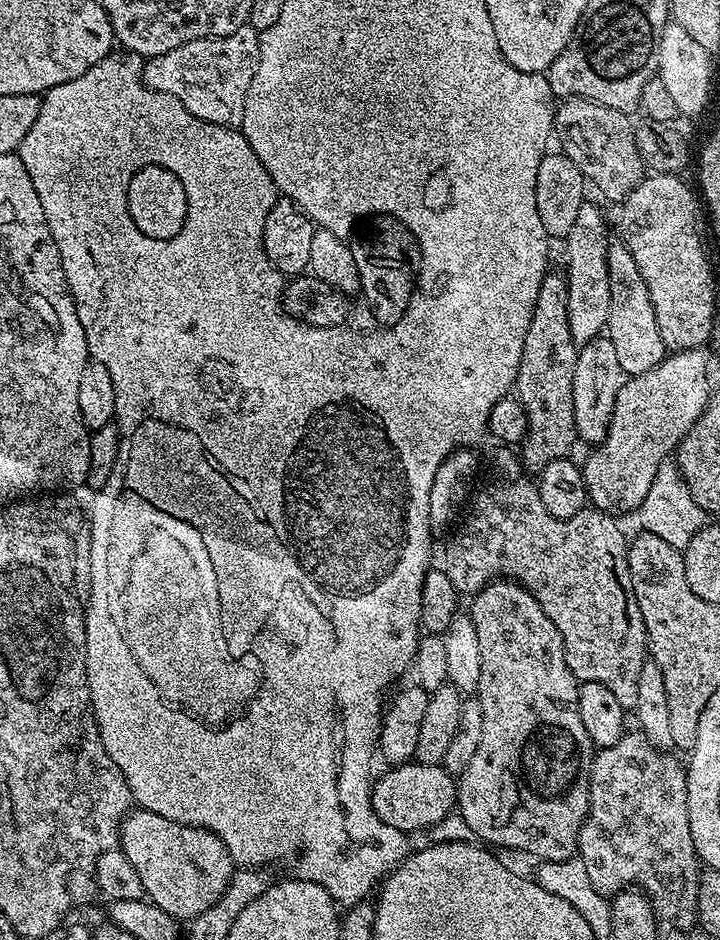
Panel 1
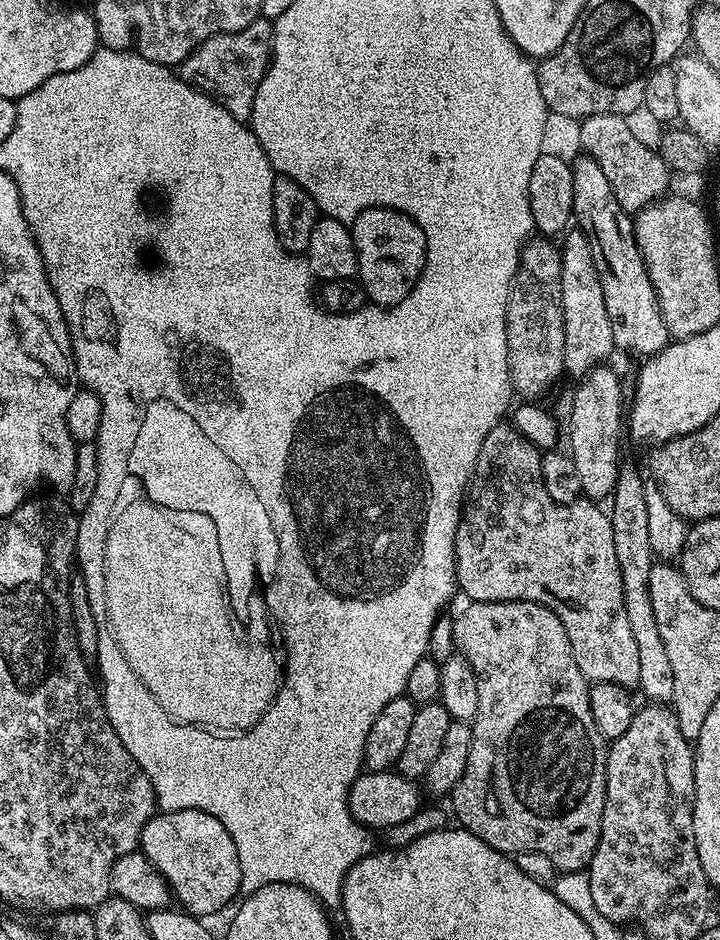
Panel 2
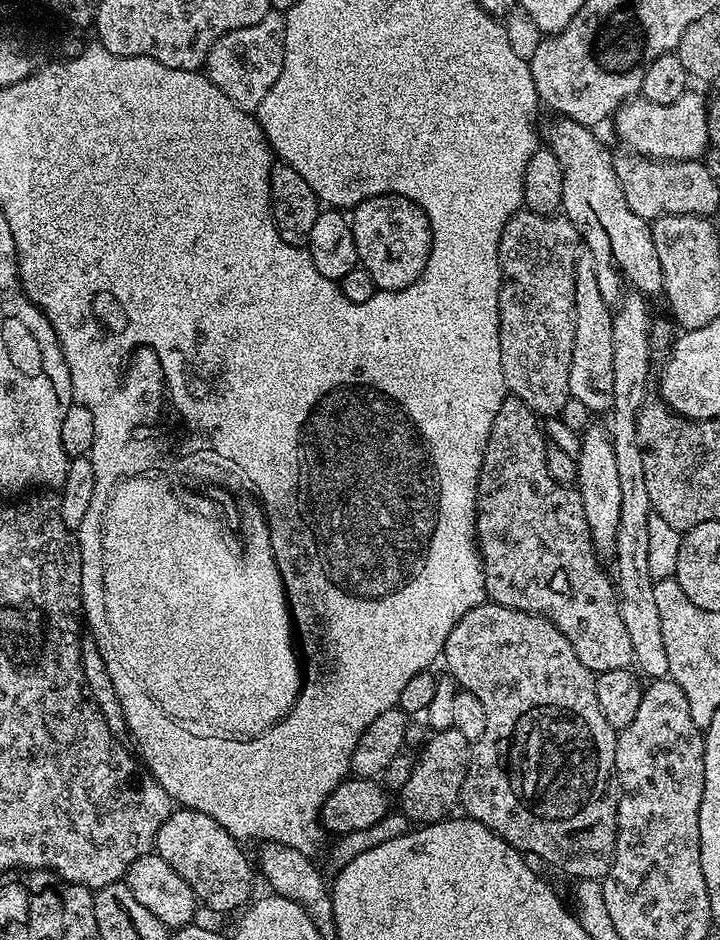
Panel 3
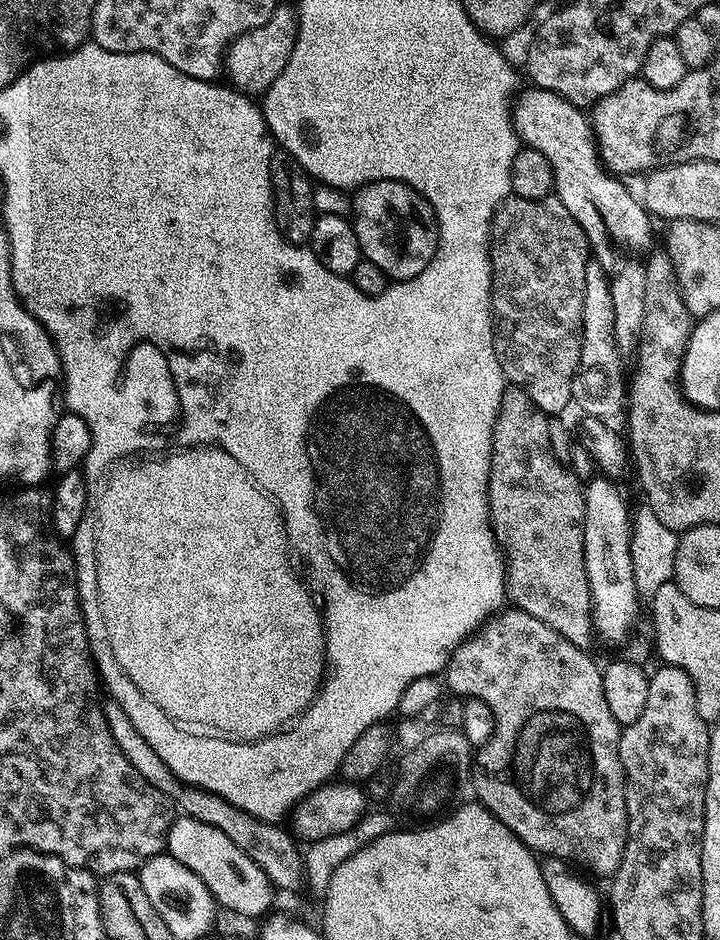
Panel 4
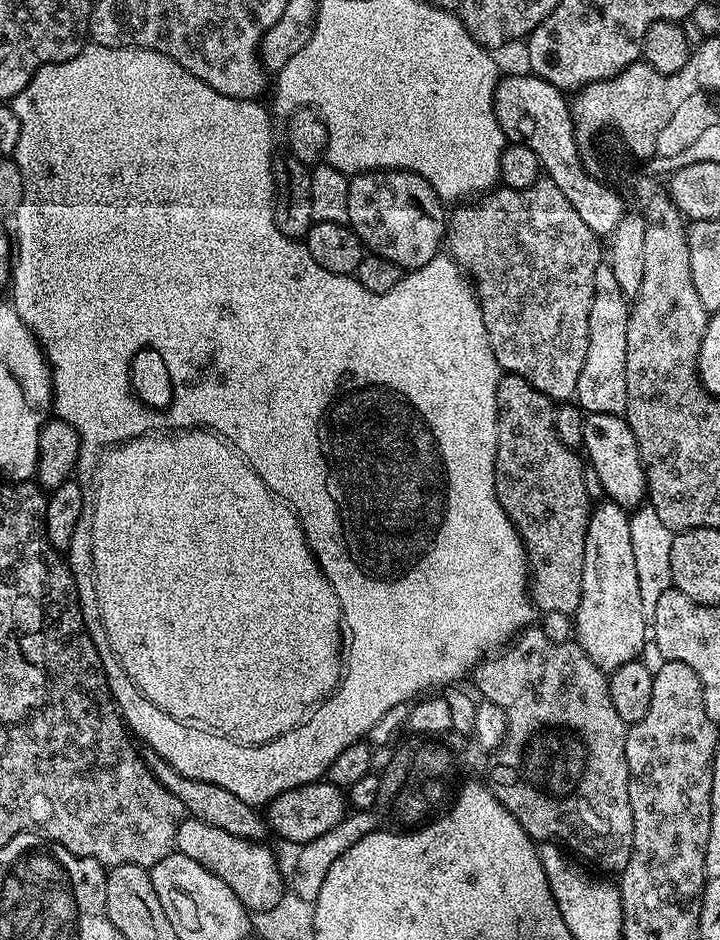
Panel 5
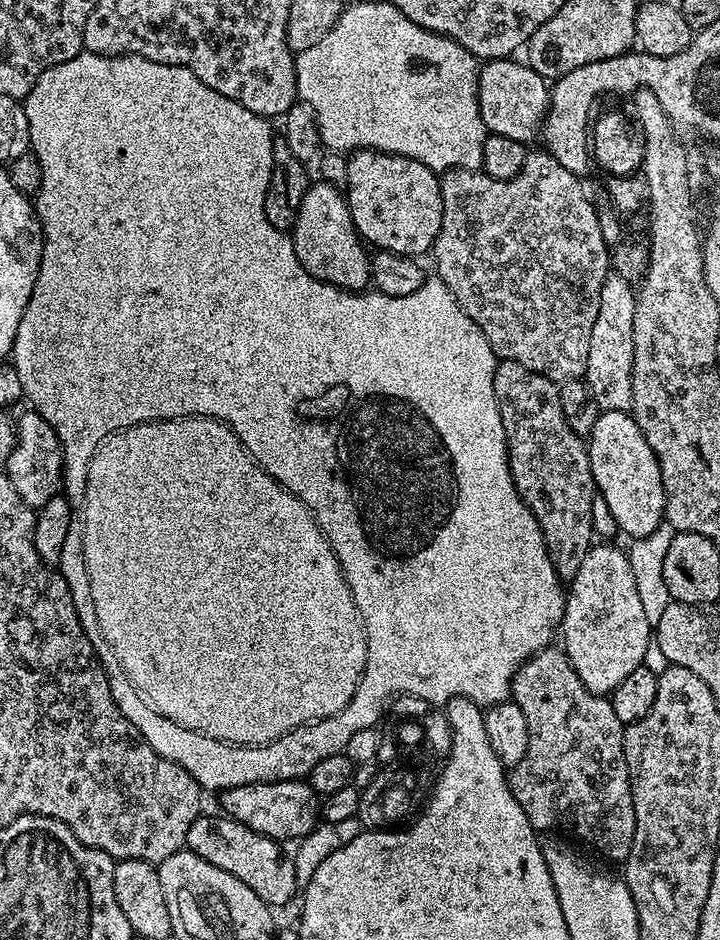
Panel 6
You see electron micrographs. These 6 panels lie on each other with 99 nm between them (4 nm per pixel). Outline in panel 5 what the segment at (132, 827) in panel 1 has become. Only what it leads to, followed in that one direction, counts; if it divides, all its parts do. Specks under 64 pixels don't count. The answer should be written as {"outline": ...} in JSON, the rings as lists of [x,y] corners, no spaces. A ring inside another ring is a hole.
{"outline":[[[186,818],[176,831],[175,851],[181,852],[186,858],[194,858],[198,866],[222,878],[222,882],[234,890],[249,913],[255,914],[273,909],[286,891],[285,873],[284,876],[280,873],[280,864],[266,845],[264,842],[235,837],[202,820]]]}

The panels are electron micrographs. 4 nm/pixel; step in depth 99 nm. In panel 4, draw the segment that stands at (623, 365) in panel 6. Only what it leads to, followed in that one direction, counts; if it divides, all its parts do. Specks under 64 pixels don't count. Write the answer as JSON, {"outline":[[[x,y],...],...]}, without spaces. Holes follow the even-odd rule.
{"outline":[[[595,258],[589,259],[586,266],[586,290],[582,294],[582,350],[572,383],[572,398],[585,417],[612,422],[626,408],[626,374],[623,374],[622,358],[614,342],[614,305],[610,298],[610,276],[607,271],[604,273],[604,268],[605,265]]]}

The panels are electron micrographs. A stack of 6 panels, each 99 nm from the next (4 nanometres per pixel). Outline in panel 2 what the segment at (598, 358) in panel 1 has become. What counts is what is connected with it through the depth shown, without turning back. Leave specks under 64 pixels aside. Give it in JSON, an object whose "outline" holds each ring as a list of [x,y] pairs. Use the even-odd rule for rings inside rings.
{"outline":[[[597,366],[592,369],[592,371],[582,377],[579,381],[580,384],[576,388],[576,393],[572,396],[572,409],[568,412],[568,444],[567,447],[570,449],[570,455],[572,461],[574,462],[574,467],[578,470],[578,479],[582,482],[582,493],[587,499],[594,500],[597,502],[604,502],[611,497],[612,491],[616,488],[616,479],[618,478],[618,474],[620,473],[620,465],[622,463],[622,457],[620,457],[620,426],[622,430],[622,415],[626,410],[626,392],[624,396],[624,392],[620,389],[620,380],[616,377],[616,372],[612,368],[608,368],[609,366]]]}

